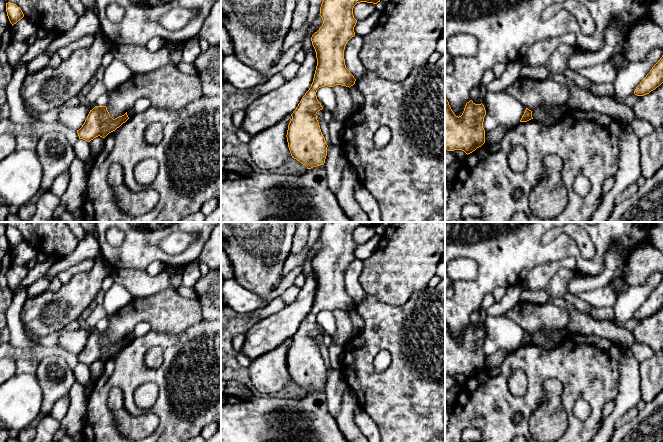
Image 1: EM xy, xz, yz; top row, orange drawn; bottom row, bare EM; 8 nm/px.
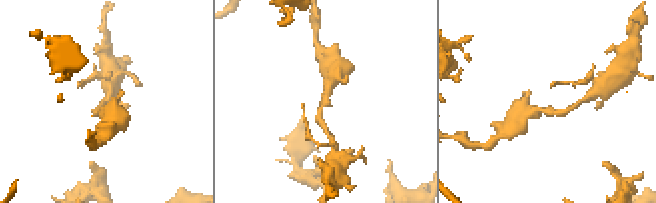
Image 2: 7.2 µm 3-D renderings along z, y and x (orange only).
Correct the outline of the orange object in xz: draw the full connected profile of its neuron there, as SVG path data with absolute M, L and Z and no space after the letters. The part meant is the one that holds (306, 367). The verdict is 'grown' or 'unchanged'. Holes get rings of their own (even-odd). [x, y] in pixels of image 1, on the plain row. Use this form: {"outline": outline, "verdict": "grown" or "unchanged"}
{"outline": "M325 222L320 231L319 239L323 248L311 261L317 282L313 306L291 338L292 343L286 359L292 382L305 389L307 393L323 389L327 380L328 369L321 356L316 339L318 335L323 333L316 320L317 314L324 310L334 311L336 309L350 312L356 305L346 292L344 274L347 266L355 260L354 251L357 244L354 242L353 232L360 226L377 228L380 226L380 222Z", "verdict": "unchanged"}

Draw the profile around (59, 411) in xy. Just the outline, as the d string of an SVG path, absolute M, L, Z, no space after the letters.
M68 395L60 398L53 406L51 416L54 419L57 419L60 421L66 416L67 411L69 409L69 405L70 405L70 398Z

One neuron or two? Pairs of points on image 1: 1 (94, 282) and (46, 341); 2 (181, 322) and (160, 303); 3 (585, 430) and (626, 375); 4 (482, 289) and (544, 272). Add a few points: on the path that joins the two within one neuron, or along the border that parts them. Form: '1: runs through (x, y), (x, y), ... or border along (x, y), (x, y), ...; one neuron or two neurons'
1: border along (72, 321), (46, 335), (29, 330); two neurons
2: runs through (176, 317), (165, 308); one neuron
3: border along (620, 359), (620, 386), (618, 394), (613, 401); two neurons
4: border along (544, 262), (536, 265), (528, 273), (523, 283); two neurons

